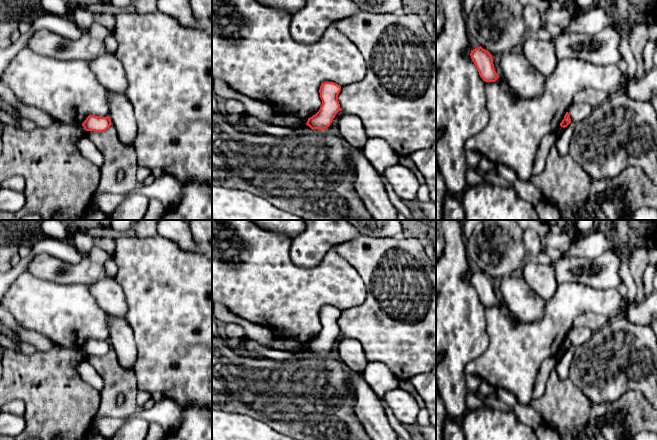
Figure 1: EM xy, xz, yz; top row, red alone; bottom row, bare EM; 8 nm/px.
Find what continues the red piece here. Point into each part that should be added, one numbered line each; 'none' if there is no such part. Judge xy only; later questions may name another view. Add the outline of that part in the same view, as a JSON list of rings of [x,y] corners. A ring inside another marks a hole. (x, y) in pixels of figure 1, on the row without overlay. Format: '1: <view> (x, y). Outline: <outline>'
none

